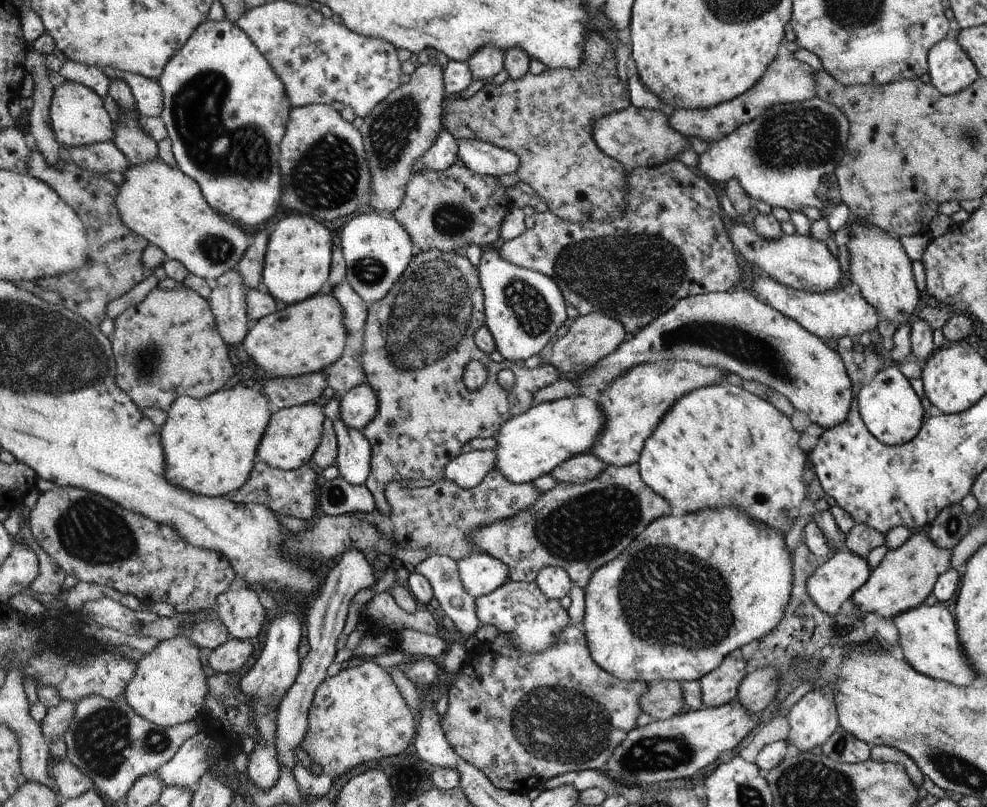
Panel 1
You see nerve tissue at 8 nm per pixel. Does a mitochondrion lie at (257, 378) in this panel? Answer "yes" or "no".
no

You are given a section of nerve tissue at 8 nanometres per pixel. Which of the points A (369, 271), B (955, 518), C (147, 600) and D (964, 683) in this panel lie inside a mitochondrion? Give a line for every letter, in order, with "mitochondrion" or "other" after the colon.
A: mitochondrion
B: mitochondrion
C: other
D: other

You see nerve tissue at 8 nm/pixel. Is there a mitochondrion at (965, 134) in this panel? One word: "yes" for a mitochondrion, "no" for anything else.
yes

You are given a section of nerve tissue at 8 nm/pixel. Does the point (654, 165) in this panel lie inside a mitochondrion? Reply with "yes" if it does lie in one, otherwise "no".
no

